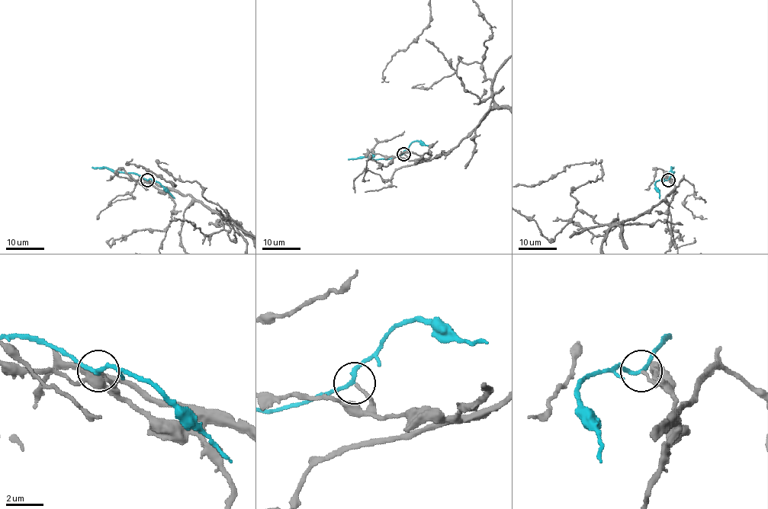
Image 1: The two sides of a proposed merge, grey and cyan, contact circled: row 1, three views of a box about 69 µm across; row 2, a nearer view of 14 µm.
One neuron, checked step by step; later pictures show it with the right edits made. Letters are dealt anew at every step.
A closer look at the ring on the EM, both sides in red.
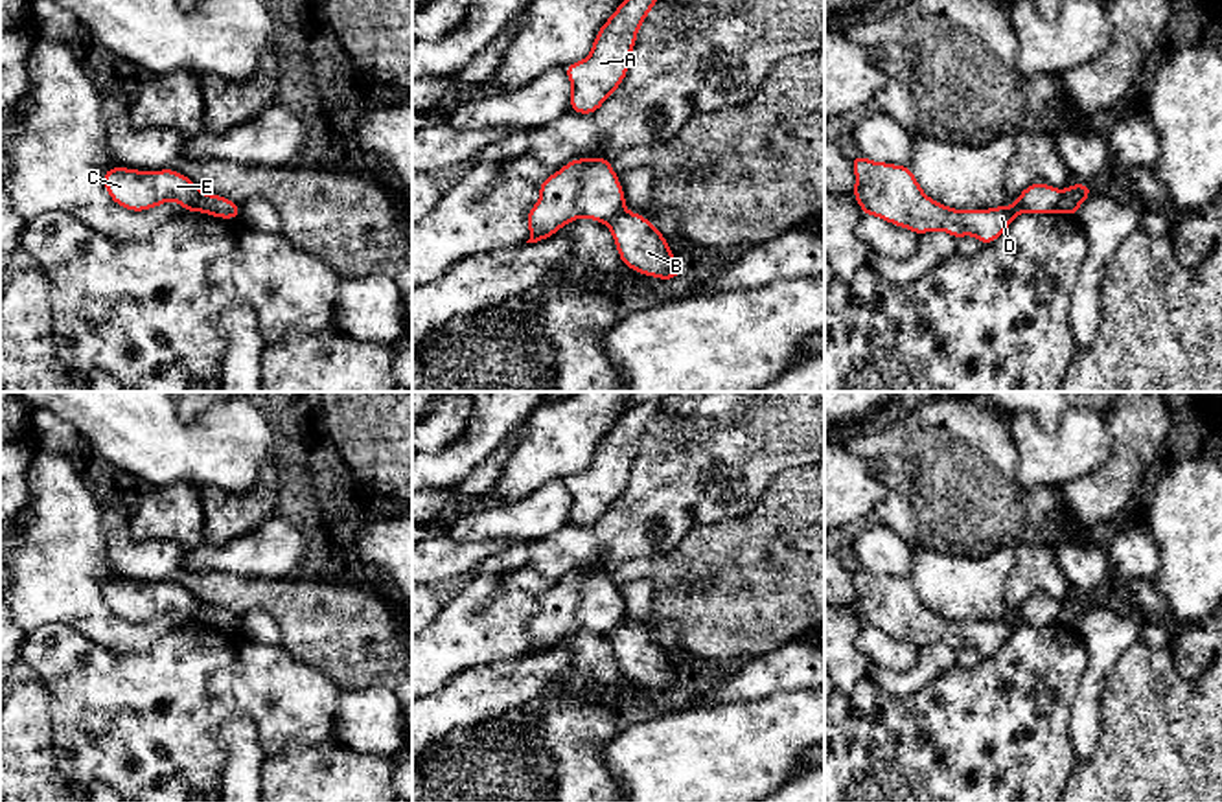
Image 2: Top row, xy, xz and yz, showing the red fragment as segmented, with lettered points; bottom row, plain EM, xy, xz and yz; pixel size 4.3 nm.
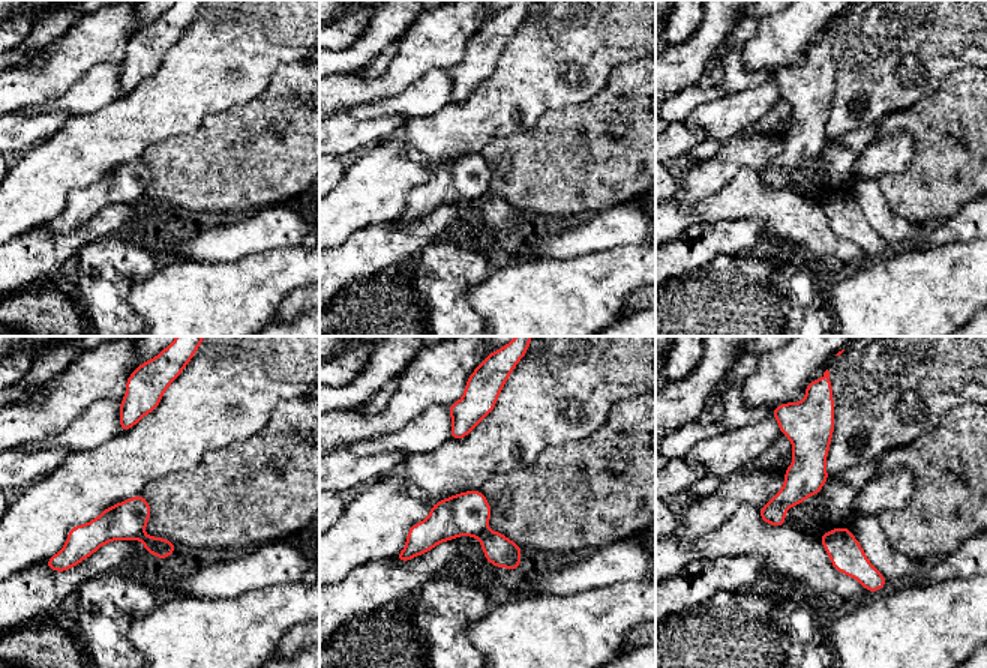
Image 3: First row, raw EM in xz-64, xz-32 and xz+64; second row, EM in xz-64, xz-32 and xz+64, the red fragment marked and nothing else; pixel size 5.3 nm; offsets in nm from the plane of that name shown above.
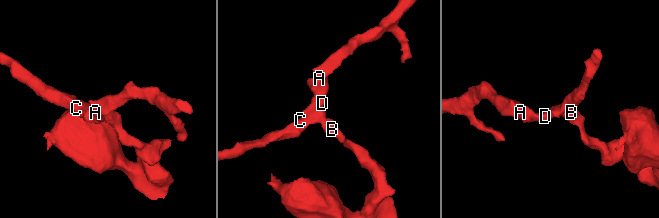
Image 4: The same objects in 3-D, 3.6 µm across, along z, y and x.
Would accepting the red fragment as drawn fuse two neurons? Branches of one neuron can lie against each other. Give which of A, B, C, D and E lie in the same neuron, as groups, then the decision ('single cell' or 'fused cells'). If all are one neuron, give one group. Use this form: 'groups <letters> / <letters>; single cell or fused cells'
groups A C D E / B; fused cells

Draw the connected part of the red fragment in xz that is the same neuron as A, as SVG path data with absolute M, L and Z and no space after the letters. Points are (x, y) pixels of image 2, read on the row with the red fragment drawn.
M624 0L598 29L591 53L565 66L571 81L571 107L578 114L594 114L624 81L637 31L659 0Z

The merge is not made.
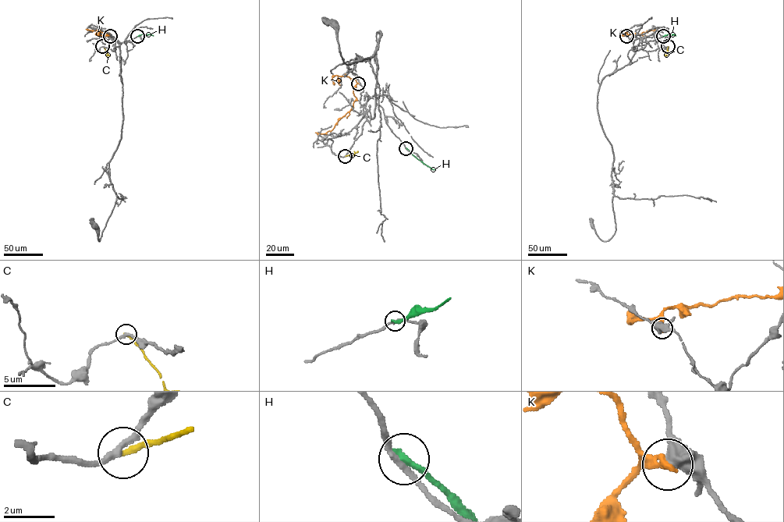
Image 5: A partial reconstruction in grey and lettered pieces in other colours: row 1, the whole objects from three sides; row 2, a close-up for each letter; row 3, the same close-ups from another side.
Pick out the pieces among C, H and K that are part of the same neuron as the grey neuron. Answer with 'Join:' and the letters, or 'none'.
Join: none

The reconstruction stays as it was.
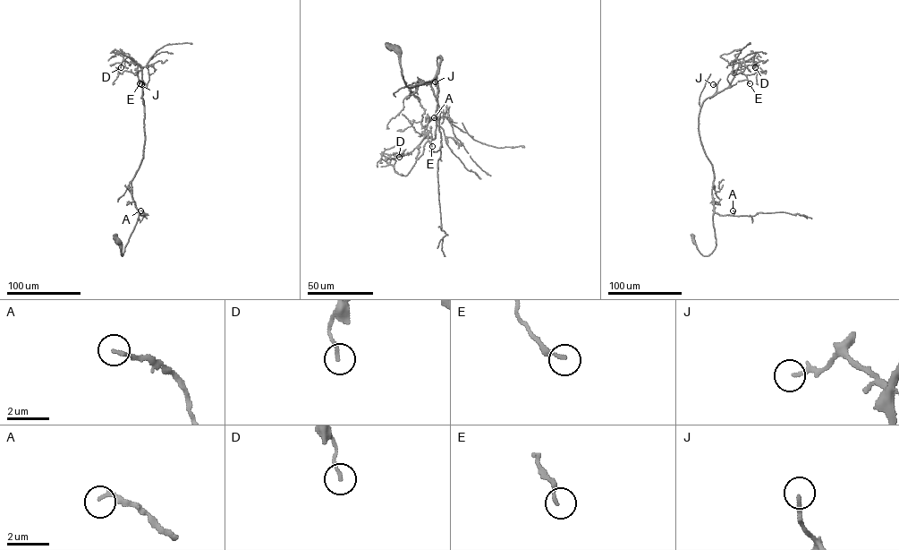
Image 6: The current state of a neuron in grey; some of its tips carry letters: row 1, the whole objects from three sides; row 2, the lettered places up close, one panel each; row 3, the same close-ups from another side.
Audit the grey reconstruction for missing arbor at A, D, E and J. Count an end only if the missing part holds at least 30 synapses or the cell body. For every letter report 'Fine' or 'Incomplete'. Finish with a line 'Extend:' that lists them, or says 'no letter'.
A: Fine
D: Fine
E: Fine
J: Fine
Extend: no letter

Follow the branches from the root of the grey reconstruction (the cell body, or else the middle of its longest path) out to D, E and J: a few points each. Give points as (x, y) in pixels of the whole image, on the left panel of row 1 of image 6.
D: (118, 241), (122, 255), (139, 216), (131, 181), (142, 158), (145, 141), (141, 69), (123, 55), (121, 67)
E: (118, 241), (122, 255), (139, 216), (131, 181), (142, 158), (144, 106), (141, 69), (136, 62), (139, 83)
J: (118, 241), (122, 255), (139, 216), (132, 196), (131, 181), (142, 158), (145, 141), (141, 84)

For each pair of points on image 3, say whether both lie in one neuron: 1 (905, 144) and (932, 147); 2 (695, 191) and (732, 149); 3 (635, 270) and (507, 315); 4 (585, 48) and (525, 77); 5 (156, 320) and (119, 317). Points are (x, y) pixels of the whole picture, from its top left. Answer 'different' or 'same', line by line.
1: different
2: same
3: same
4: same
5: different

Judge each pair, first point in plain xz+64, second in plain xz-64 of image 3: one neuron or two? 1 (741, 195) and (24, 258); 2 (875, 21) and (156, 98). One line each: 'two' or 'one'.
1: two
2: one

